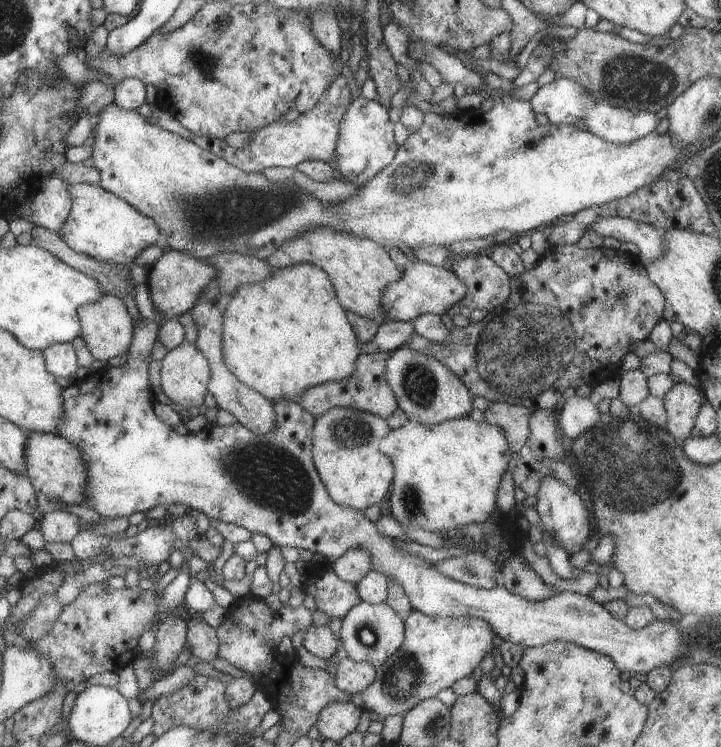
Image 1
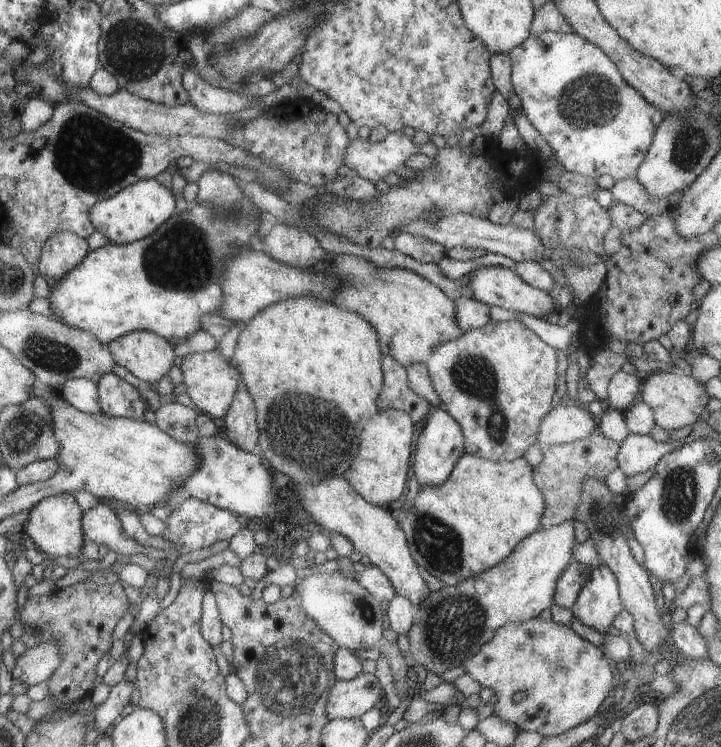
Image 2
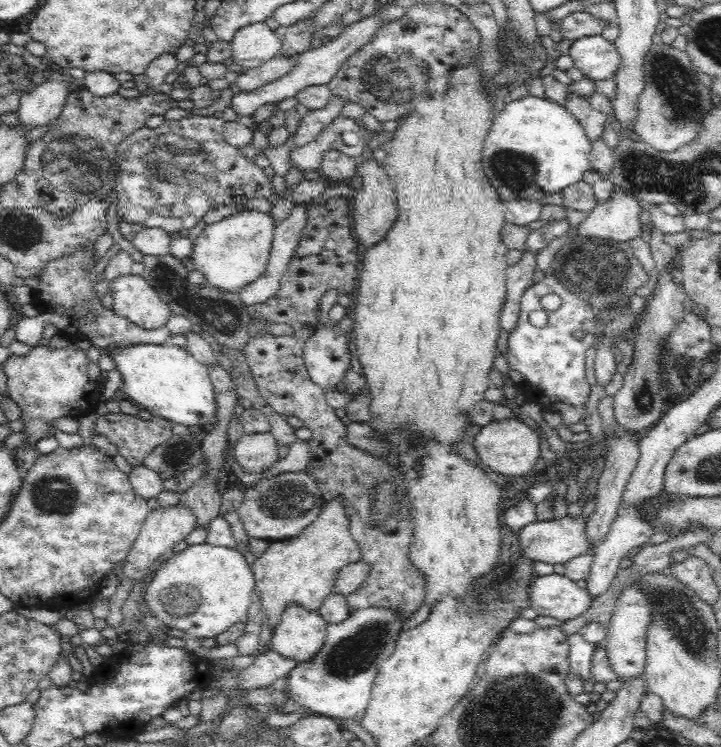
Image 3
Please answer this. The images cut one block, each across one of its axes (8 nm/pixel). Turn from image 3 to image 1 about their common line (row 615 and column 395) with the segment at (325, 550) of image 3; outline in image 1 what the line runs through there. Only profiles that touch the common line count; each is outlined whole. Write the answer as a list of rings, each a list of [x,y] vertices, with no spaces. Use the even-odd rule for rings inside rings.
[[[317,226],[309,228],[305,234],[287,240],[277,251],[267,256],[265,261],[272,270],[287,268],[293,264],[318,265],[327,273],[333,282],[339,304],[346,309],[347,314],[359,314],[363,318],[375,320],[379,324],[386,320],[385,310],[381,303],[382,292],[394,281],[401,278],[402,273],[397,270],[394,259],[388,249],[375,244],[369,238],[351,236],[347,232],[337,232],[335,228]]]

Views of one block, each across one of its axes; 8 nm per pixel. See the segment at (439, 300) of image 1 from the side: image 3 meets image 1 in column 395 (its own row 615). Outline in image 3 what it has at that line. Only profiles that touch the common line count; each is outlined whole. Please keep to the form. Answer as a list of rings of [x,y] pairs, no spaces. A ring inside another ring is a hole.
[[[288,605],[273,626],[268,648],[288,659],[307,661],[322,646],[328,625],[317,610]]]

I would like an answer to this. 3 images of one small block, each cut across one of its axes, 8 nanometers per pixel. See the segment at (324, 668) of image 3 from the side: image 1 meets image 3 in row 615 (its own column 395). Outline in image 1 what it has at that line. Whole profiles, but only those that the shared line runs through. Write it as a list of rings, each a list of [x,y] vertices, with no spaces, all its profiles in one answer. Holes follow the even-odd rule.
[[[411,337],[395,350],[389,350],[385,366],[387,384],[403,414],[408,420],[427,426],[468,416],[472,408],[470,391],[466,385],[441,361],[409,348],[409,340]]]

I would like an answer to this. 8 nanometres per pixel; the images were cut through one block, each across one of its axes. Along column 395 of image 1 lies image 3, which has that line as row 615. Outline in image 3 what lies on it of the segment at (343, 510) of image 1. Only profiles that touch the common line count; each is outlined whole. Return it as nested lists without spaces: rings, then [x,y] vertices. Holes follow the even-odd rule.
[[[565,574],[540,575],[530,590],[531,607],[542,616],[552,616],[562,623],[574,620],[592,607],[595,598],[587,588],[580,588]]]

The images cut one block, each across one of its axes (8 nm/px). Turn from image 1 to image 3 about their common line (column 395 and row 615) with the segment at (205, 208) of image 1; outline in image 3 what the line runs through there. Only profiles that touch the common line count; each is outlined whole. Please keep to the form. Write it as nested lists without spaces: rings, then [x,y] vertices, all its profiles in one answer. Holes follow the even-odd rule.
[[[206,542],[188,545],[186,549],[176,551],[170,558],[166,558],[147,582],[143,600],[146,610],[168,629],[176,628],[196,638],[216,638],[247,616],[254,587],[255,577],[244,556],[235,548],[214,546]]]

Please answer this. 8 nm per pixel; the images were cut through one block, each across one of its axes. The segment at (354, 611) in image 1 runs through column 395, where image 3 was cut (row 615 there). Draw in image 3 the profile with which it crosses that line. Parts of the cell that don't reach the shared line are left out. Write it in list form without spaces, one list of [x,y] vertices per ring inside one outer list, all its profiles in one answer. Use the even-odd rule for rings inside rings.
[[[636,583],[631,586],[624,586],[620,590],[620,598],[616,598],[616,606],[612,606],[612,616],[608,618],[609,629],[606,633],[605,648],[614,671],[615,678],[640,678],[645,676],[646,670],[646,647],[645,634],[647,626],[651,622],[652,604],[648,603],[648,598]]]

